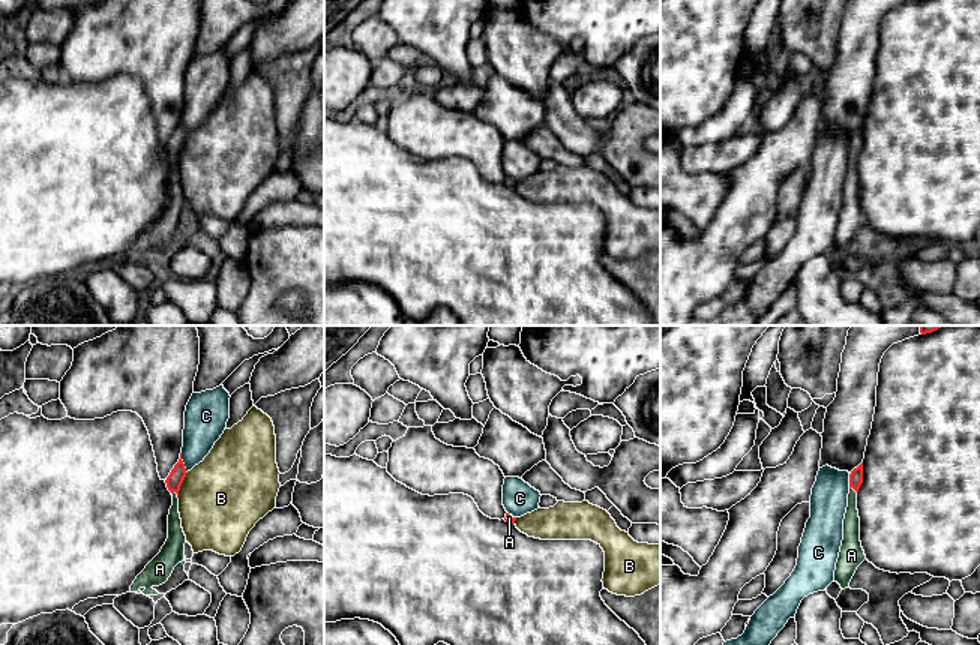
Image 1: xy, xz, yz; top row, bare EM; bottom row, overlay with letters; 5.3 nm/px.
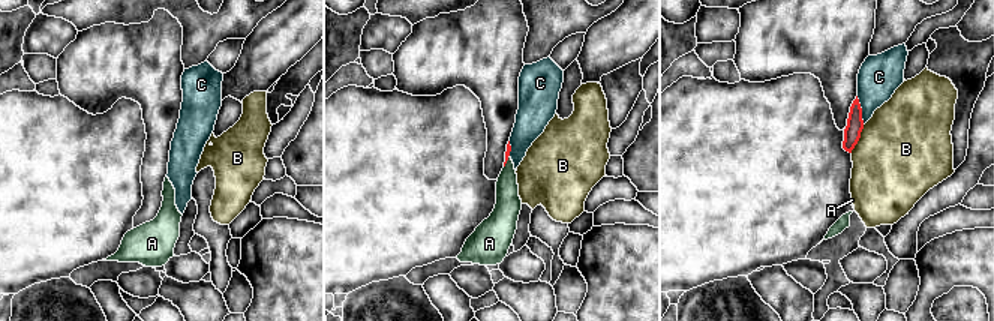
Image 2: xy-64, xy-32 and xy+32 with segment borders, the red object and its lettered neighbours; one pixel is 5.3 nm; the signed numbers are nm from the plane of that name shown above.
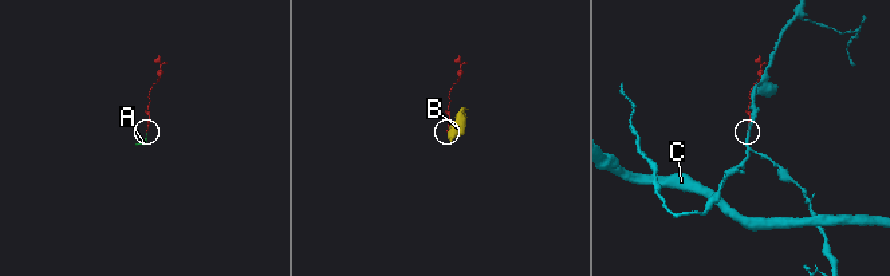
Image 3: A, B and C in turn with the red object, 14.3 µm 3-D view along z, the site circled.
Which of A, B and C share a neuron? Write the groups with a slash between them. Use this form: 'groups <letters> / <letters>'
groups A / B / C

